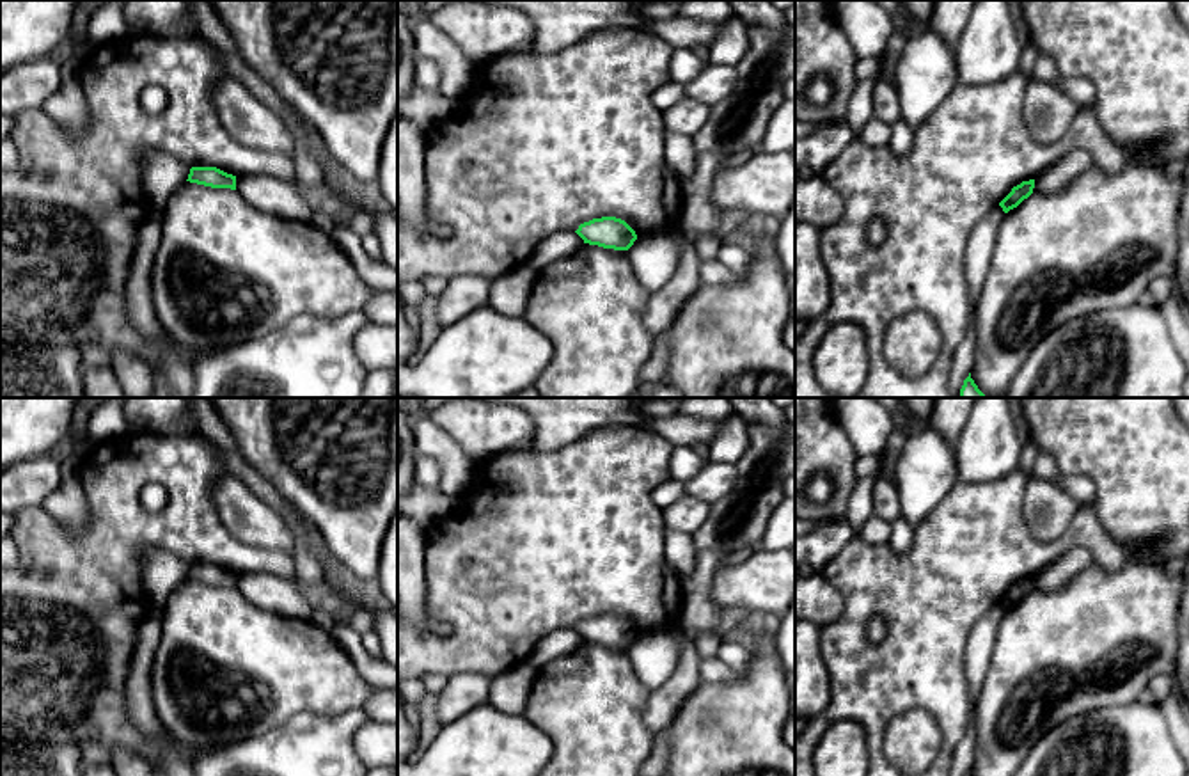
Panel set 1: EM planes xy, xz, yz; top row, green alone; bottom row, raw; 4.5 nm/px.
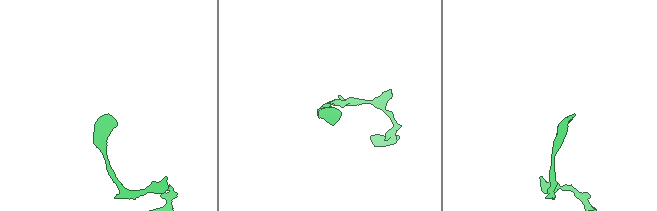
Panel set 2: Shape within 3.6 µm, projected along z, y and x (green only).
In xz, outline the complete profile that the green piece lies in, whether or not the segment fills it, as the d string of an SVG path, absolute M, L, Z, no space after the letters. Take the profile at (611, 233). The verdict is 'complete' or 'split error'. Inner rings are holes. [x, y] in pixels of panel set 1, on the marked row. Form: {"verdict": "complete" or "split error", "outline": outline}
{"verdict": "complete", "outline": "M602 217L584 222L575 231L584 243L603 249L628 250L637 240L635 231L621 218Z"}

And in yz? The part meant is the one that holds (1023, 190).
{"verdict": "complete", "outline": "M1035 179L1022 181L1020 185L1013 186L1012 192L999 202L1004 213L1017 208L1024 199L1033 194Z"}

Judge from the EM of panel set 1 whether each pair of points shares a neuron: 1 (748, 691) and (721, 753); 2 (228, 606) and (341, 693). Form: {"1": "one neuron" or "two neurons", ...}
{"1": "one neuron", "2": "one neuron"}

